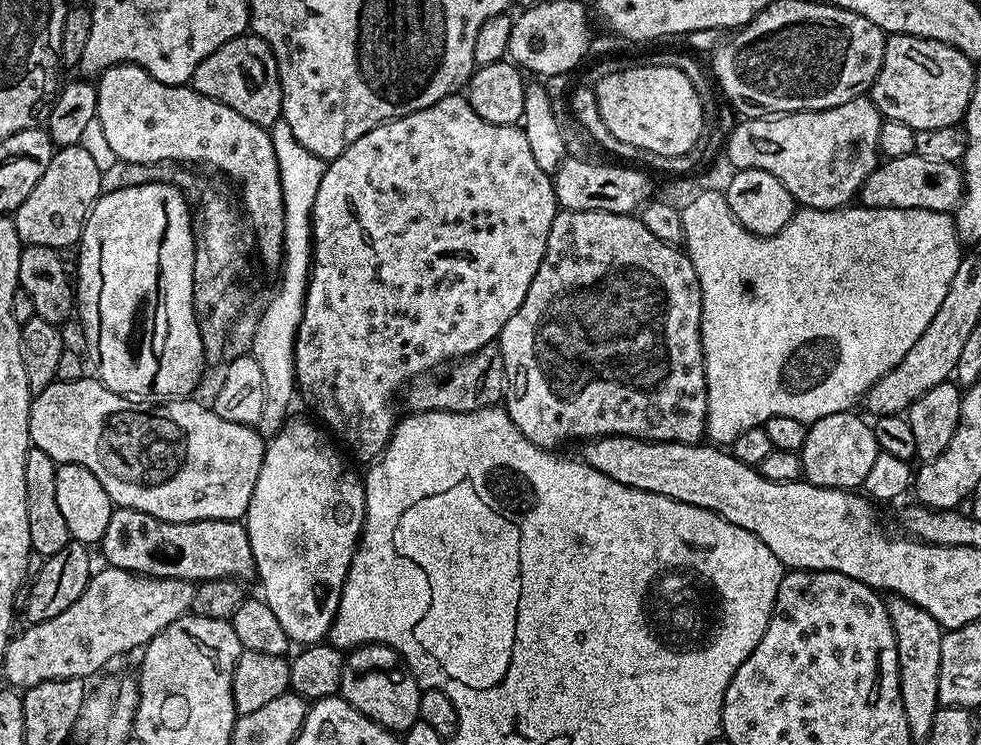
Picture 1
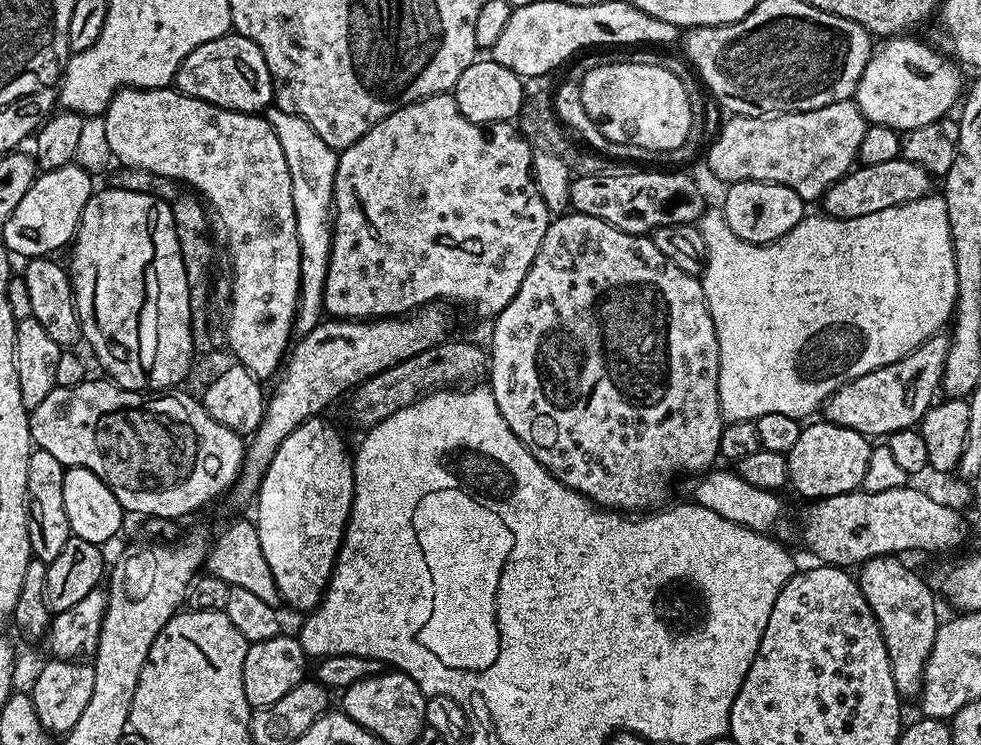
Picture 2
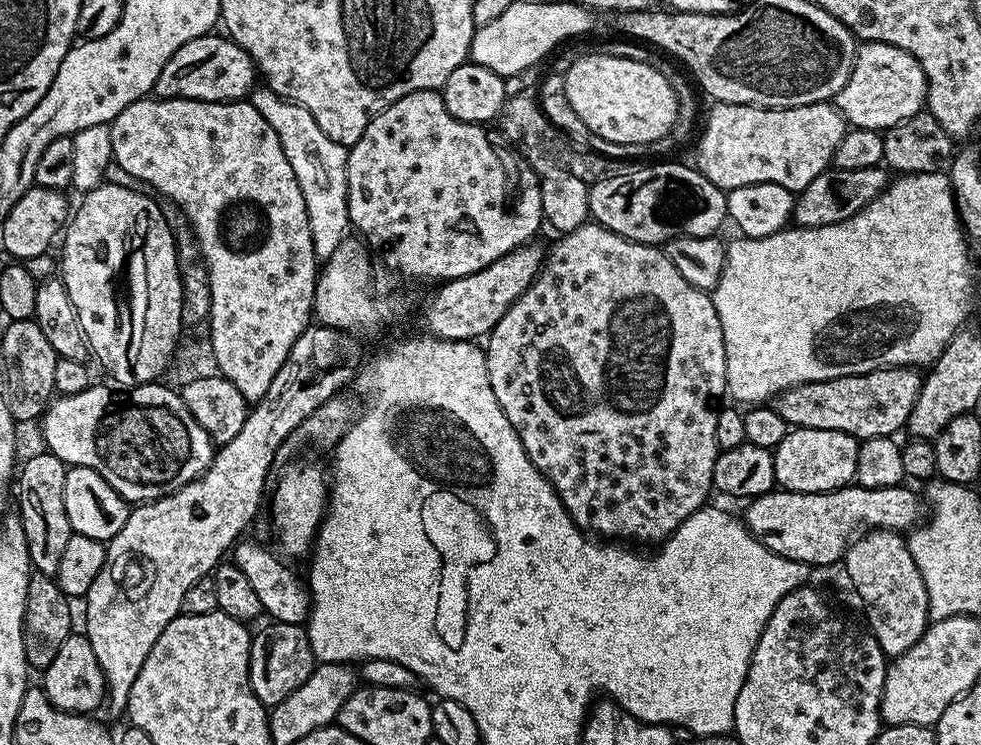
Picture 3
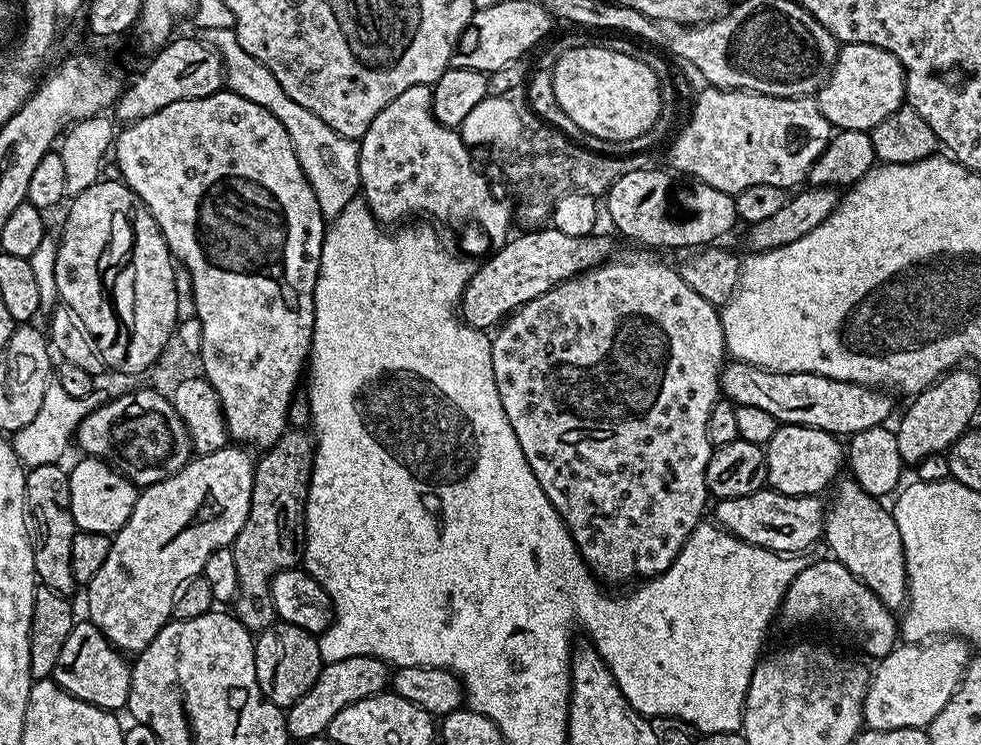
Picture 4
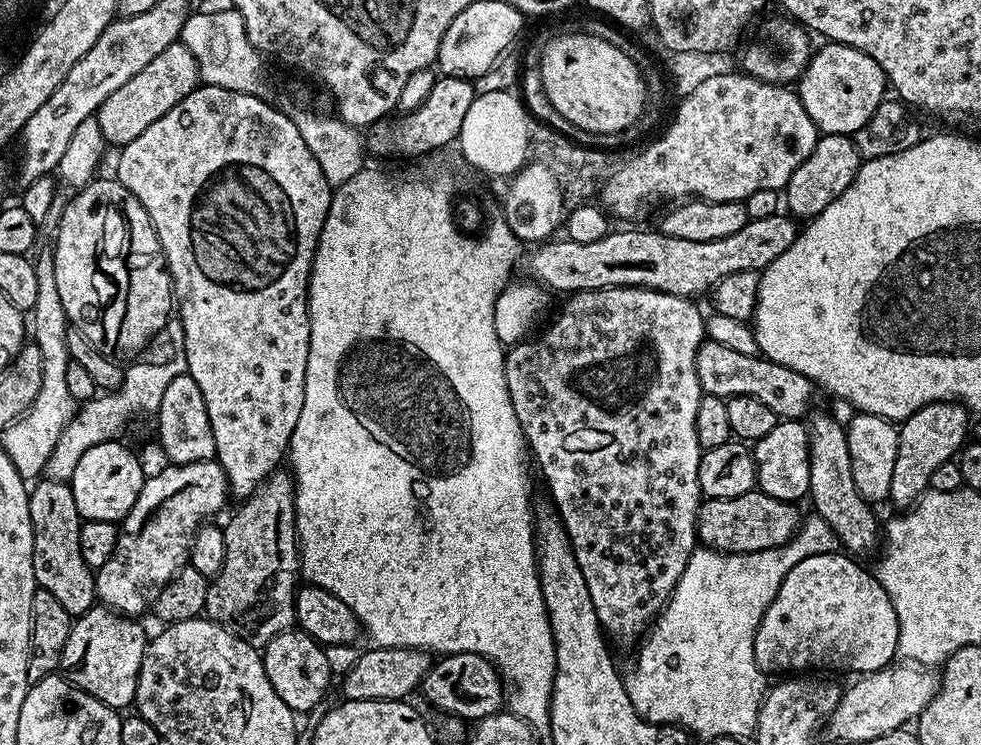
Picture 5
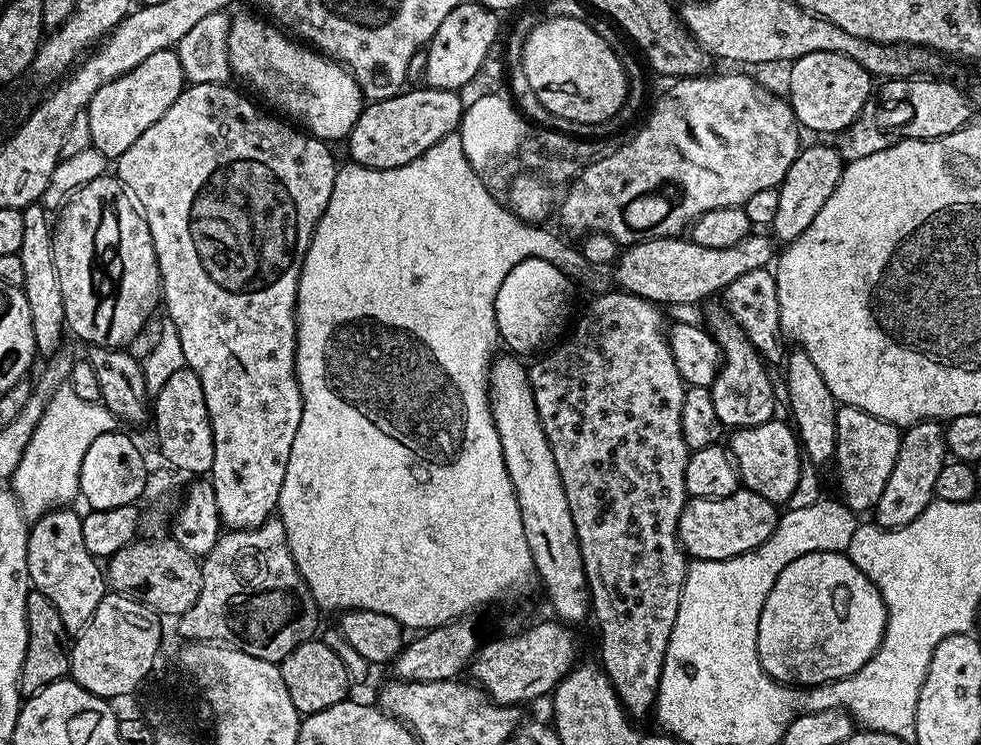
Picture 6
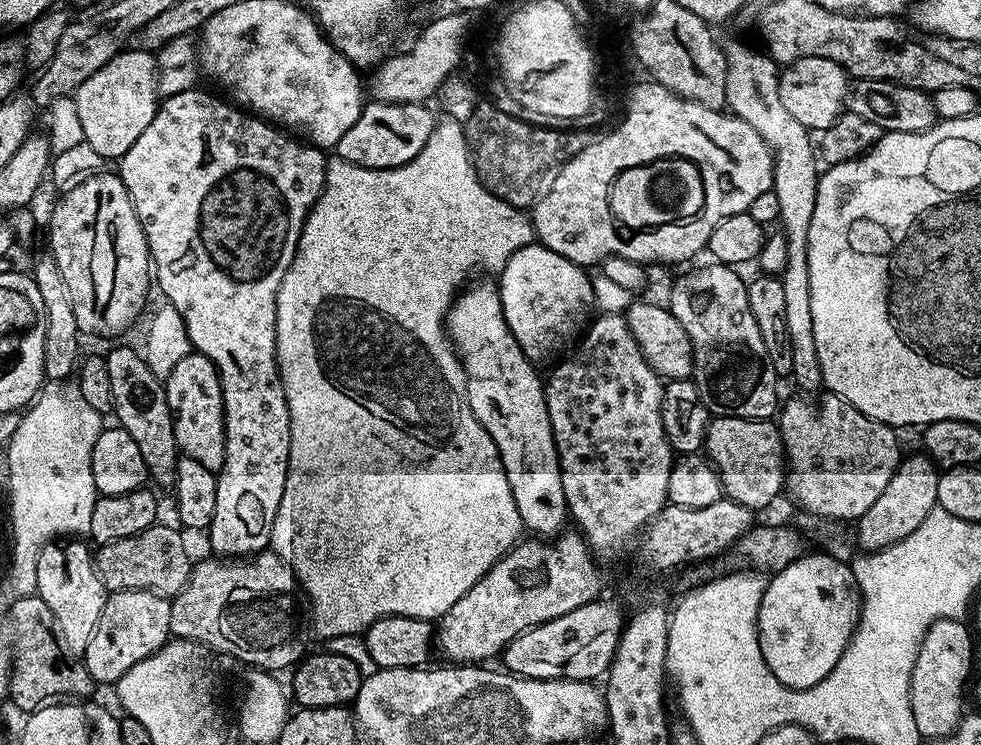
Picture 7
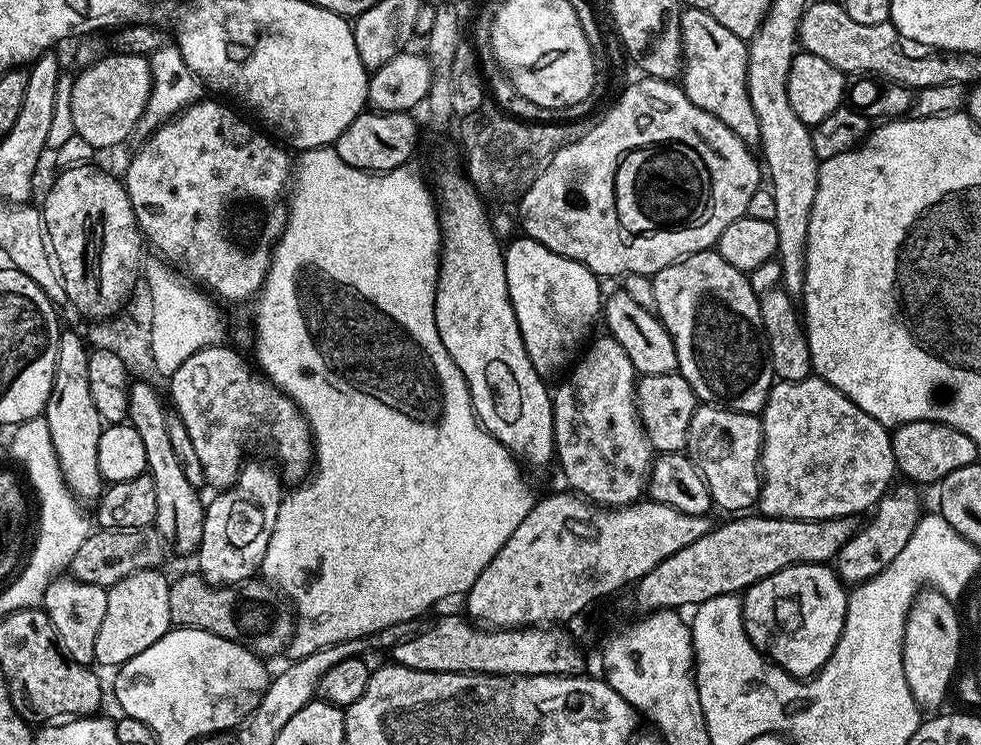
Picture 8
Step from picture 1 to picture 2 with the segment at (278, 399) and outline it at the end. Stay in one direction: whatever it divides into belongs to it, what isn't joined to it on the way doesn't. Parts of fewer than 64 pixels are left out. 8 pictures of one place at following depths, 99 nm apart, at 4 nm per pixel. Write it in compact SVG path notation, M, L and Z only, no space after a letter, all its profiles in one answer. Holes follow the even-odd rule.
M272 106L267 109L266 118L274 134L278 134L278 142L282 145L287 168L290 170L300 246L300 300L294 328L299 335L304 335L319 324L324 316L326 270L329 268L329 252L332 249L331 217L336 189L334 178L339 155L314 133L314 126L310 126L310 122L306 122L301 116L295 116L293 112L283 112L282 109Z

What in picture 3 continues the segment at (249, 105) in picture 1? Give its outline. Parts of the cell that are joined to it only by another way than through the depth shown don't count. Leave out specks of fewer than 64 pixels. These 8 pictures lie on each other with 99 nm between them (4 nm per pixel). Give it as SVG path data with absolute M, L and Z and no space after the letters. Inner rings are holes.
M209 34L186 42L174 50L174 58L162 66L154 92L162 100L242 100L251 93L258 80L258 69L252 56L227 35Z

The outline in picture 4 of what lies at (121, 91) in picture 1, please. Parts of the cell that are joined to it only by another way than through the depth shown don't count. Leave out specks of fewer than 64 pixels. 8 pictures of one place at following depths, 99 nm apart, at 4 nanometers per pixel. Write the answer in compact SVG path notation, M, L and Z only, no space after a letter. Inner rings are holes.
M221 90L206 98L170 102L170 106L162 106L158 114L150 114L121 127L115 137L114 162L120 167L120 180L127 184L130 191L138 194L138 198L150 210L164 241L168 244L168 251L179 263L180 260L184 263L184 268L192 279L192 300L196 303L196 316L200 319L198 353L204 367L203 377L210 382L210 386L214 386L214 394L218 394L218 402L222 402L222 414L229 437L241 445L257 448L256 450L274 446L274 442L278 442L280 435L289 427L288 407L292 404L292 395L296 392L300 371L303 368L305 371L306 361L312 350L316 313L314 294L316 280L320 277L320 255L326 231L326 219L319 208L318 198L315 197L315 191L299 165L298 156L285 126L270 114L270 110L242 98L236 92Z

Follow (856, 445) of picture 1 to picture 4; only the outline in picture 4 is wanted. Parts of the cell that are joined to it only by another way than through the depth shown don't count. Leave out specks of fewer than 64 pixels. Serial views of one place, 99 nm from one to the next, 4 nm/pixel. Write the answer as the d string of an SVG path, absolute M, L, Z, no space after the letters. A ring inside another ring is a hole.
M797 424L779 425L774 438L770 438L764 448L764 453L768 471L767 487L773 492L791 496L814 496L823 493L823 488L828 483L831 485L841 475L840 468L842 472L846 464L845 445L831 432Z

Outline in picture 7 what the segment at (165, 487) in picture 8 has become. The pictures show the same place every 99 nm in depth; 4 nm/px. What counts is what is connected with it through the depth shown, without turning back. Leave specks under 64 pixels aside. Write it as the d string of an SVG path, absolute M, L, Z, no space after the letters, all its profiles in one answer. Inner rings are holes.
M112 348L106 352L104 361L106 371L110 373L110 394L112 395L112 412L114 417L116 416L115 423L124 428L126 434L130 434L130 438L134 438L134 443L142 454L142 462L148 468L148 476L156 479L160 484L175 485L178 449L172 425L174 417L164 393L165 381L156 376L154 369L148 365L147 360L137 349L135 352L132 348Z

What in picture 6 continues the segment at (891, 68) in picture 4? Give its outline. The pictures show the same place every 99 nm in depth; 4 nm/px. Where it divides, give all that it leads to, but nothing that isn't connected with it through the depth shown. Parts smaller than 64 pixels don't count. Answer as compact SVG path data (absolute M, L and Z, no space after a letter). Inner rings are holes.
M815 52L791 61L786 99L792 105L796 123L812 132L841 132L865 111L872 96L874 78L854 58L833 52Z

